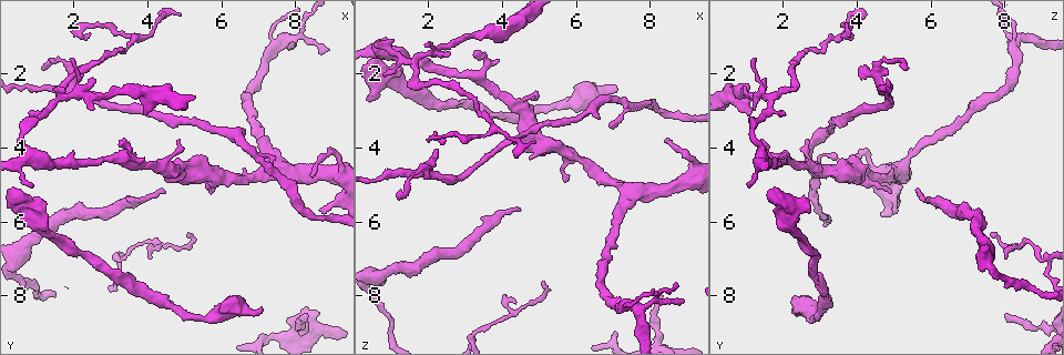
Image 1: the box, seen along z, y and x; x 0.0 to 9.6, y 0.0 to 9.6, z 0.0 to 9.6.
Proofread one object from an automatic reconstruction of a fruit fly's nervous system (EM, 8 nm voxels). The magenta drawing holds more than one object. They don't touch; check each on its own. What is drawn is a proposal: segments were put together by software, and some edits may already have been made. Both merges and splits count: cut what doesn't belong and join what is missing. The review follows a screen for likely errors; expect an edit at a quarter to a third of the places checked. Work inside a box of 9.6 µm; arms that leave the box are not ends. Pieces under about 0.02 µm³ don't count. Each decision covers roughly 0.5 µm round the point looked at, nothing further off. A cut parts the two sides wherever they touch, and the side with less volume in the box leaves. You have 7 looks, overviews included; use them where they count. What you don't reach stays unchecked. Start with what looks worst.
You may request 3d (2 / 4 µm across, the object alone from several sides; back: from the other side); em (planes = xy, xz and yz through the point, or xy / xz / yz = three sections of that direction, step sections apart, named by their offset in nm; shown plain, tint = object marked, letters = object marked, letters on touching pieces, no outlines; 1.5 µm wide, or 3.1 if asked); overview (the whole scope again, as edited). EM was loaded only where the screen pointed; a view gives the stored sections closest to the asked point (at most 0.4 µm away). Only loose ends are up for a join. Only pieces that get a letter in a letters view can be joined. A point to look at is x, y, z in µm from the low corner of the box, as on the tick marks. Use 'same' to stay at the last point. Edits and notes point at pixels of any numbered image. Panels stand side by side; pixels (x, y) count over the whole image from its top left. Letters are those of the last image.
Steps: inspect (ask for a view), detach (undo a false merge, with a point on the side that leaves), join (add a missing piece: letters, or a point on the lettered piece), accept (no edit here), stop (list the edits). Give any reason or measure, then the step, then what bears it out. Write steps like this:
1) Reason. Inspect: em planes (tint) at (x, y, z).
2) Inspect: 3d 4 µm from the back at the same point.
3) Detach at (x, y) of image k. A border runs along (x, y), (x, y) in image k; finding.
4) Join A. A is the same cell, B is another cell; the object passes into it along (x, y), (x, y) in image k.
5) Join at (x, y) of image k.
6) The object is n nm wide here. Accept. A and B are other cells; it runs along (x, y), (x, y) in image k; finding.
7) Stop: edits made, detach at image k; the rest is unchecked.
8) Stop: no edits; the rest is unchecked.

Long arm stops here. Inspect: 3d 2 µm at (4.55, 5.25, 5.60).

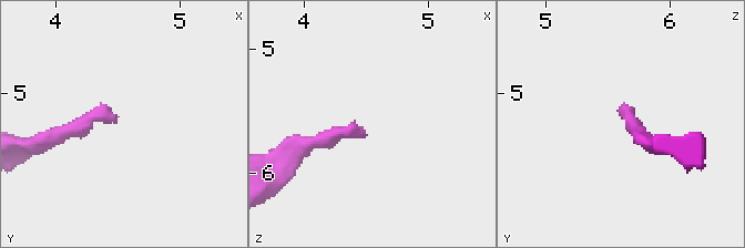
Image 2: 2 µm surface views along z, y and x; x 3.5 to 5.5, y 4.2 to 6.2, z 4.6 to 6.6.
Inspect: em xz step 4 (letters) at (4.48, 5.22, 5.62).

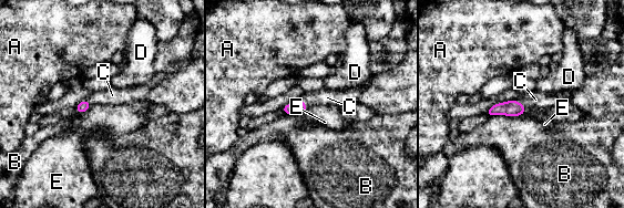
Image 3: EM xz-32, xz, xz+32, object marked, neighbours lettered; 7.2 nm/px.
Inspect: em planes (letters) at the same point.

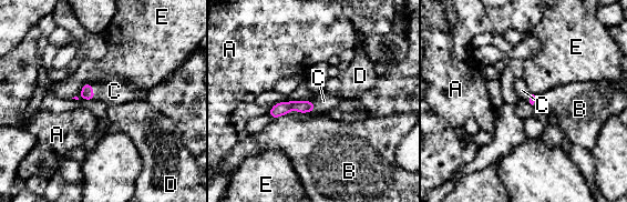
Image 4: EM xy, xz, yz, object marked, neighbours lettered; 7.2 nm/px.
Join C. C is the same cell, A, B, D and E are other cells; the object passes into it along (86, 92), (92, 91), (114, 91) in image 4; it goes on there.

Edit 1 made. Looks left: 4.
Redraw. Inspect: overview.

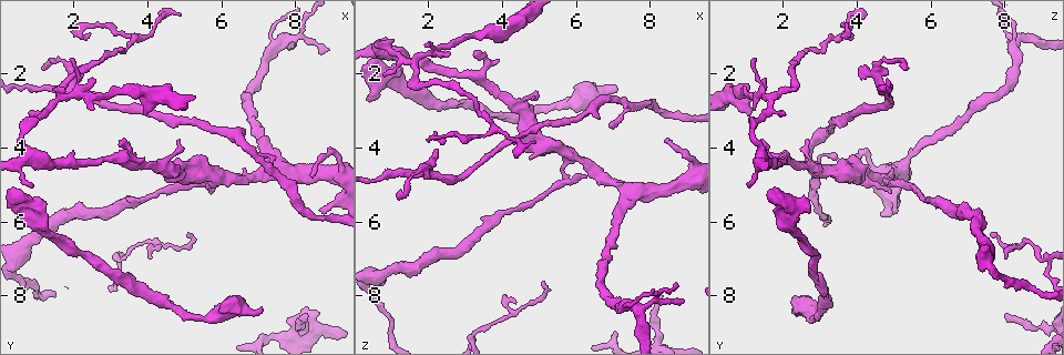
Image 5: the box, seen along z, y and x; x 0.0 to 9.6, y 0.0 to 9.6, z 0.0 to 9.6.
Tapers out. Inspect: em planes (letters) at (8.40, 8.55, 7.95).

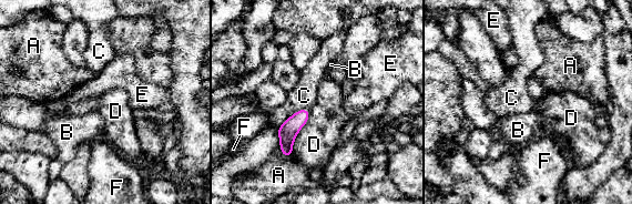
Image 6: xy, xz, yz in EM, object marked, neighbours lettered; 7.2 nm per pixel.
The object is 110 nm wide here. Accept. A, B, C, D, E and F are other cells; a border runs along (308, 109), (308, 120), (291, 154) in image 6; no lettered piece goes on from it.

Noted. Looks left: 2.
Inspect: em planes (letters) at (3.25, 3.90, 1.40).

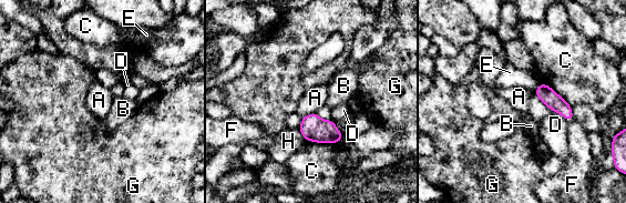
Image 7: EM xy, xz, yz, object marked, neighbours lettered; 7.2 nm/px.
The object is 120 nm wide here. Accept. A, B, C, D, E, F, G and H are other cells; no lettered piece goes on from it.

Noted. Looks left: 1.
Stop: edits made, join at image 4; the rest is unchecked.

